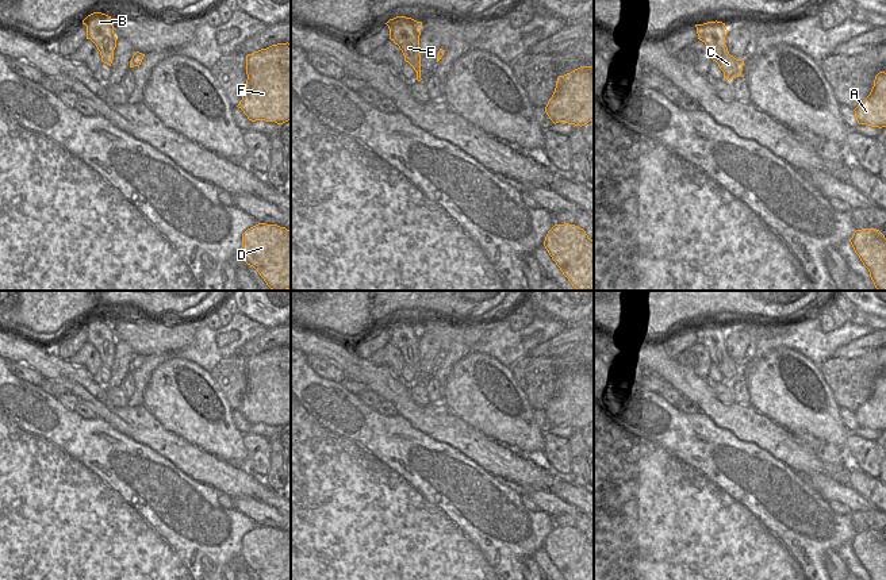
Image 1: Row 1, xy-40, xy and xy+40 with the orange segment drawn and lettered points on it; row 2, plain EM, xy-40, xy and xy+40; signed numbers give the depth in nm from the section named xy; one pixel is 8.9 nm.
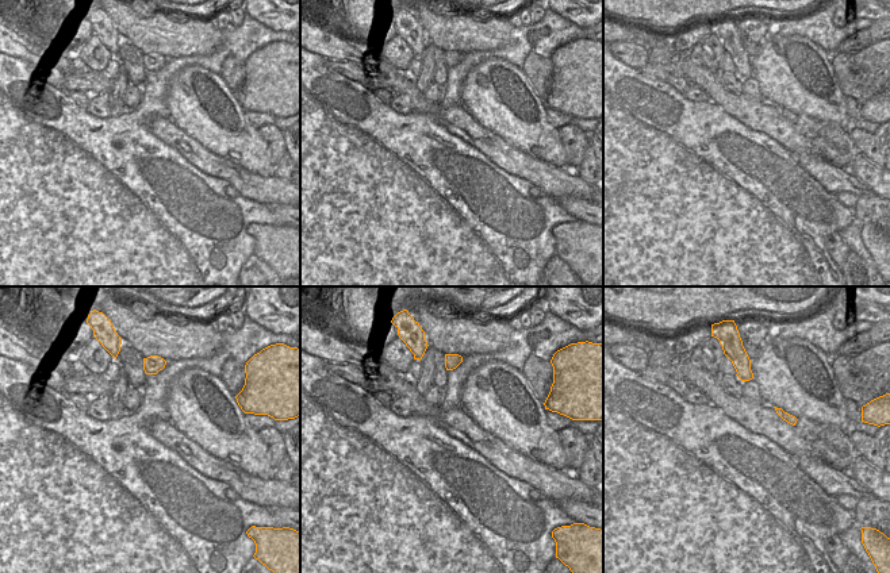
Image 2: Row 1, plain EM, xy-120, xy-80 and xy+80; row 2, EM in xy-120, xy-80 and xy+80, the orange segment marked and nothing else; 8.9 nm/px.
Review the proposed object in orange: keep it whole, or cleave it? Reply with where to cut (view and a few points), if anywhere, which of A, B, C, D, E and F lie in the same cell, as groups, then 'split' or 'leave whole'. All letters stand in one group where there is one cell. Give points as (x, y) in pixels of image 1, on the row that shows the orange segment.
cut none; groups A B C D E F; leave whole

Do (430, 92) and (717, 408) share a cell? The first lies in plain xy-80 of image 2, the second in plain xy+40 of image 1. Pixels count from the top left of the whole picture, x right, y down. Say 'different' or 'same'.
different

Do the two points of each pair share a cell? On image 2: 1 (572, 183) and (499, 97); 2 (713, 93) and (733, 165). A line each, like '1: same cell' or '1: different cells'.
1: different cells
2: different cells

